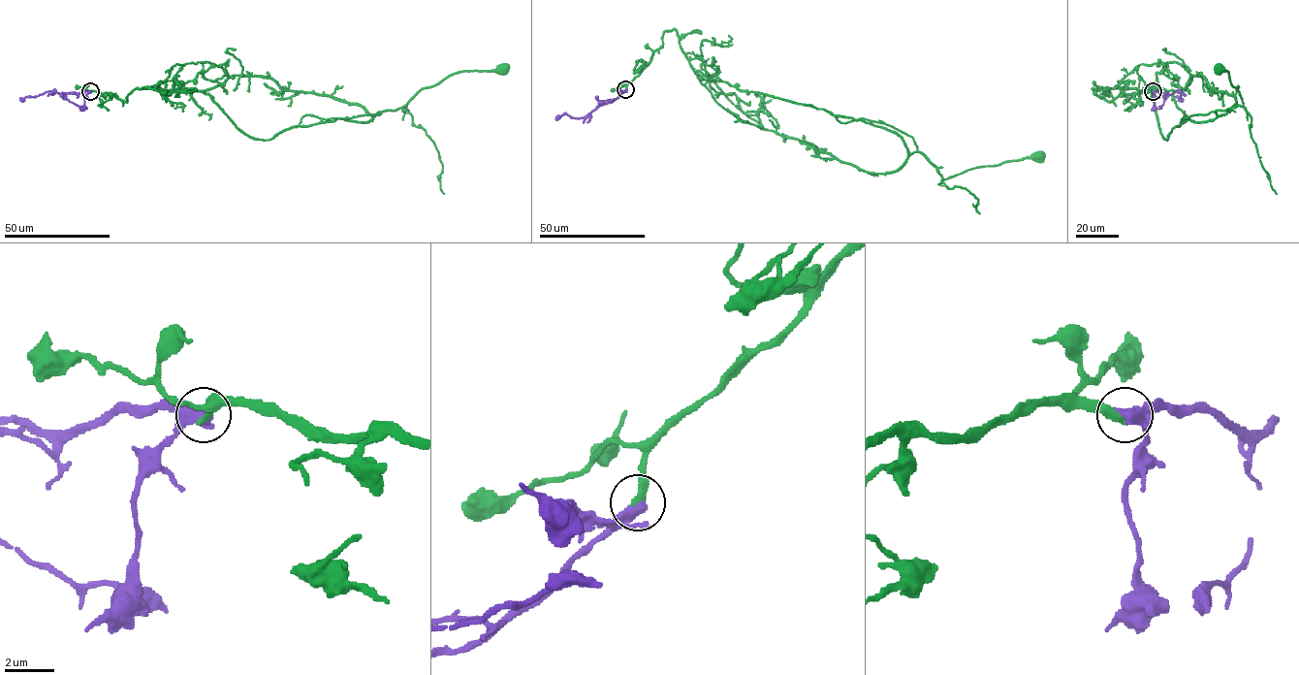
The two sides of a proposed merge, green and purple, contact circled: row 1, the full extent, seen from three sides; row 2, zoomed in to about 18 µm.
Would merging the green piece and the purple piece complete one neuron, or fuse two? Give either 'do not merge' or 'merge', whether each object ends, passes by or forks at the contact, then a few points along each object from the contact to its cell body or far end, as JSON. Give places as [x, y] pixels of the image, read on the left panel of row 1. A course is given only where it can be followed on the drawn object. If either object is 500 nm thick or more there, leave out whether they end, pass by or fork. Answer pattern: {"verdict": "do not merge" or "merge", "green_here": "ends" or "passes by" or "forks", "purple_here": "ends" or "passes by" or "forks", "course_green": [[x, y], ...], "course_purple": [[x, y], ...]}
{"verdict": "merge", "green_here": "ends", "purple_here": "passes by", "course_green": [[90, 91], [126, 101], [142, 87], [201, 90], [263, 140], [337, 118], [367, 122], [453, 74], [503, 71]], "course_purple": [[90, 91], [60, 94], [47, 91], [19, 100]]}

